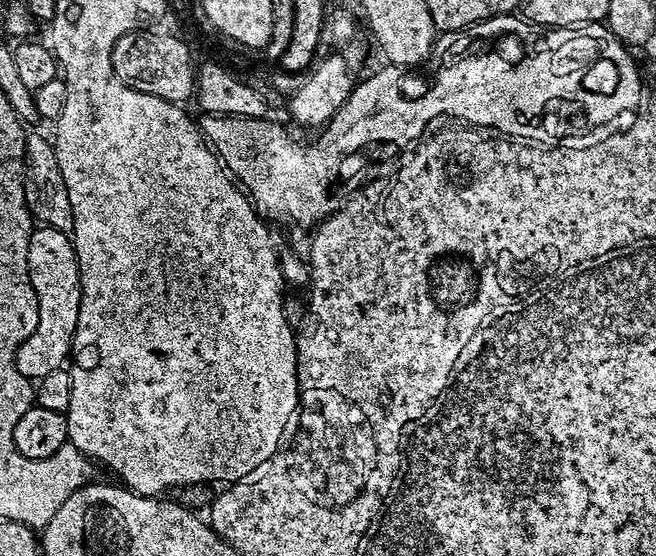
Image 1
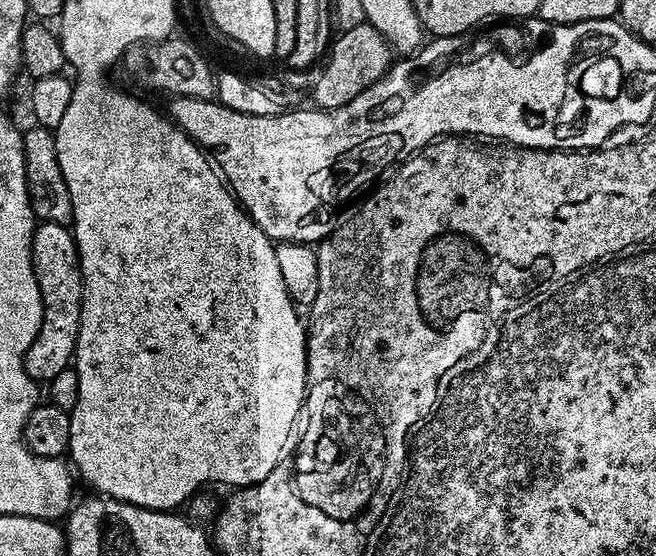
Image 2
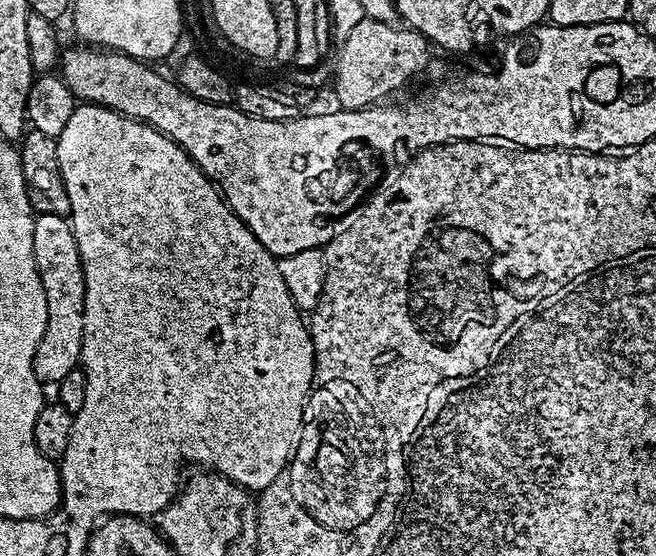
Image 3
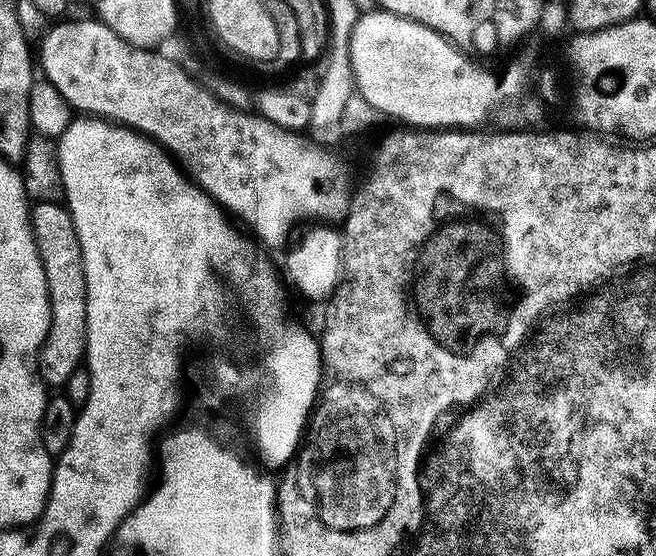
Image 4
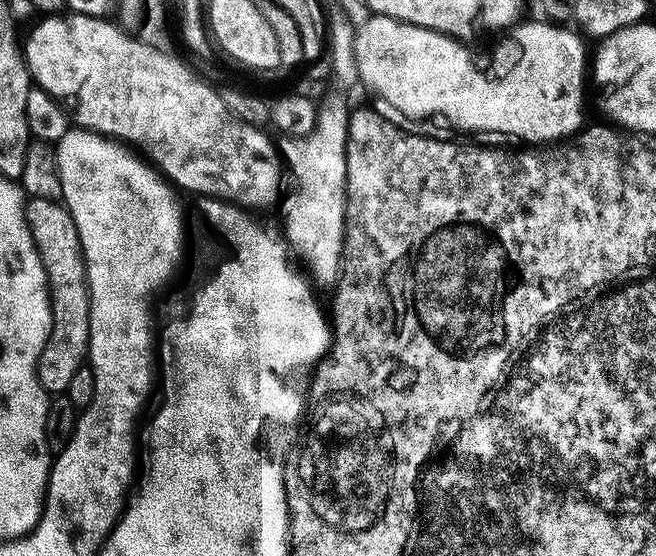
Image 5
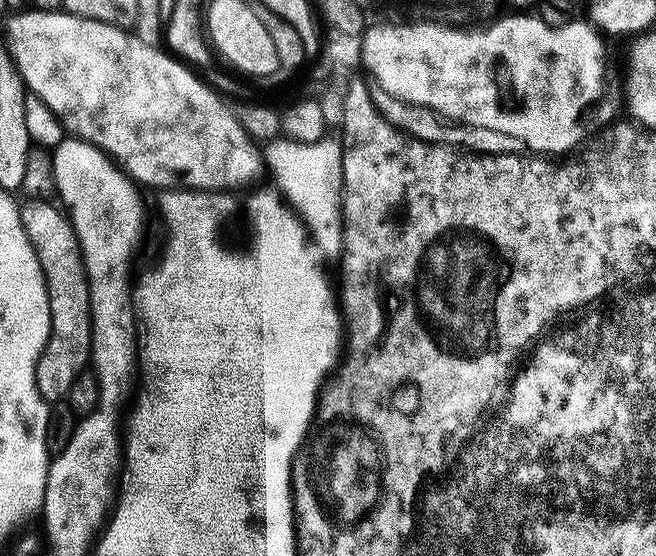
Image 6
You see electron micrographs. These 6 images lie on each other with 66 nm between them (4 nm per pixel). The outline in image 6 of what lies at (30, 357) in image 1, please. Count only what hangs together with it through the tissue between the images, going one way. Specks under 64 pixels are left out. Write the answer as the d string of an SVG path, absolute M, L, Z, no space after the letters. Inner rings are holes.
M31 198L20 204L26 238L30 238L34 246L34 254L42 266L44 284L48 287L50 334L36 363L36 385L47 402L60 402L68 397L74 378L85 372L92 358L92 303L84 255L65 209L54 205L52 200Z

